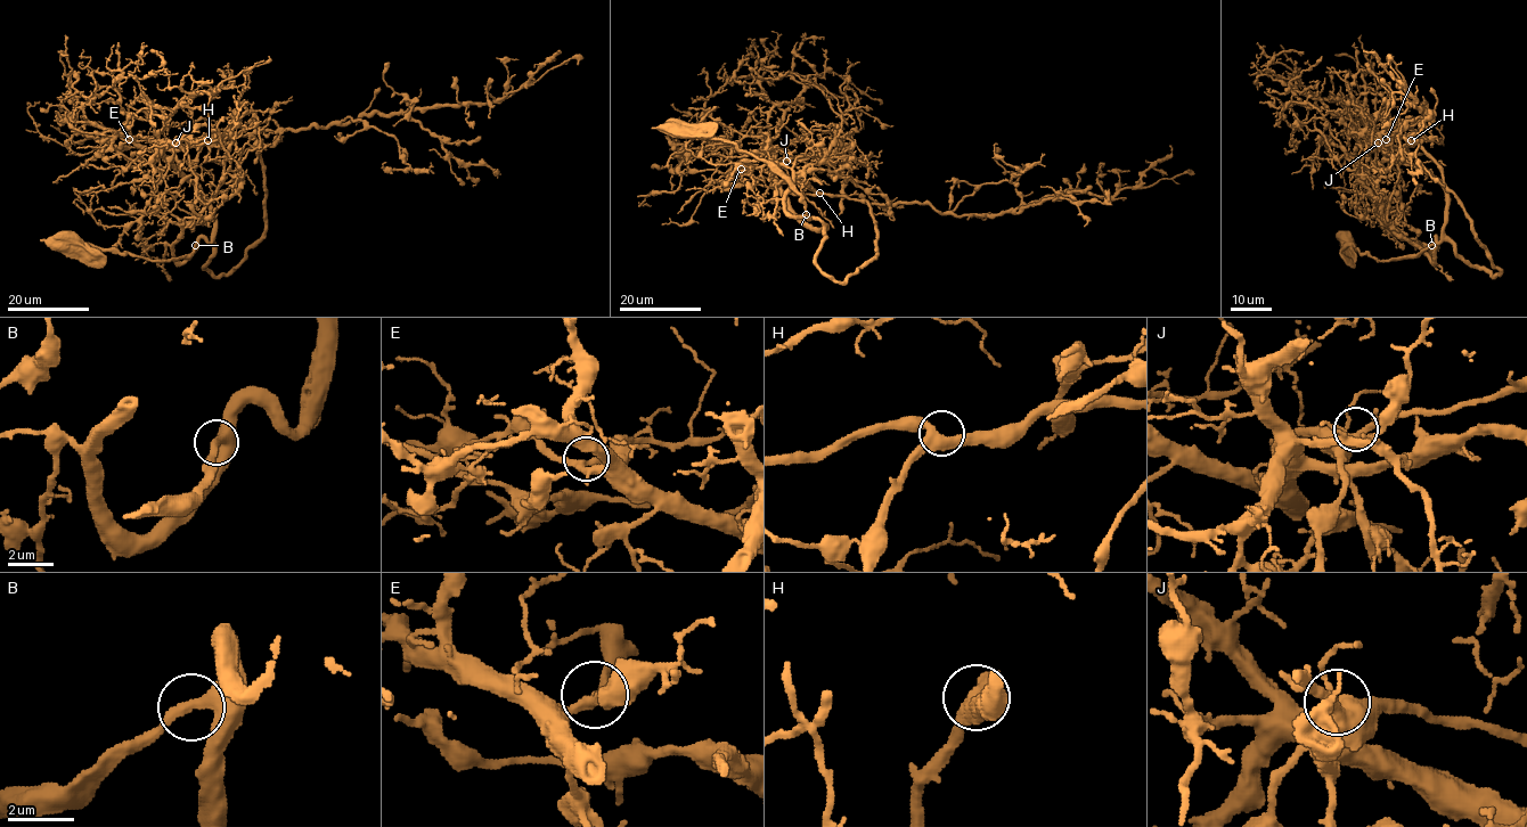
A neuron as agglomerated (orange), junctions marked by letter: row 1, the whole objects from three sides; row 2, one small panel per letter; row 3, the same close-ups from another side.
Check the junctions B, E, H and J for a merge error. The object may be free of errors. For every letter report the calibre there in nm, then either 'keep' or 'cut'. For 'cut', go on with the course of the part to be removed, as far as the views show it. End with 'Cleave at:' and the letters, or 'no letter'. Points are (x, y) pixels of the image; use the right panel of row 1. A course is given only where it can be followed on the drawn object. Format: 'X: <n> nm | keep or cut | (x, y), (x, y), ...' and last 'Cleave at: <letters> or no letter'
B: 320 nm | keep
E: 260 nm | keep
H: 400 nm | keep
J: 320 nm | keep
Cleave at: no letter

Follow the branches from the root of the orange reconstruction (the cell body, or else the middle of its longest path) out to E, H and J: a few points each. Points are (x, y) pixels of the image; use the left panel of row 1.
E: (66, 239), (147, 260), (187, 258), (201, 237), (211, 240), (205, 195), (129, 139)
H: (66, 239), (147, 260), (187, 258), (201, 237), (211, 240), (212, 205), (168, 157), (192, 161), (207, 140)
J: (66, 239), (62, 235), (147, 260), (187, 258), (201, 237), (209, 243), (212, 205), (164, 155), (176, 142)

